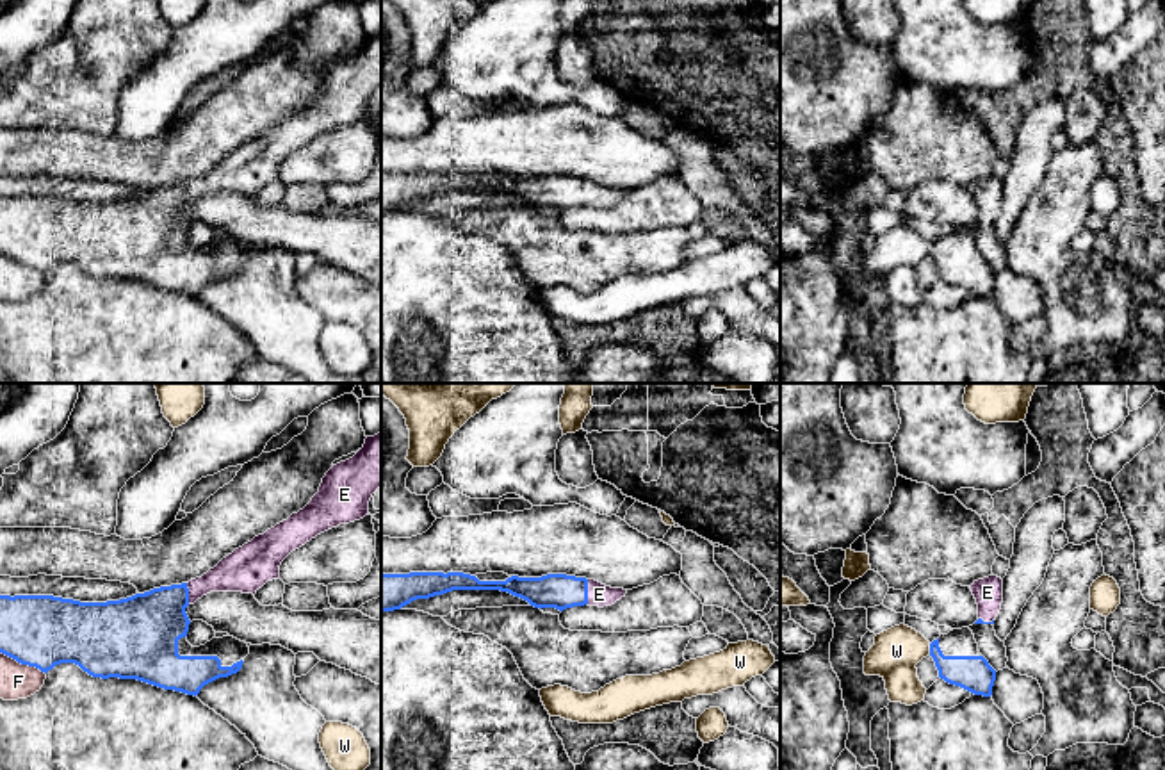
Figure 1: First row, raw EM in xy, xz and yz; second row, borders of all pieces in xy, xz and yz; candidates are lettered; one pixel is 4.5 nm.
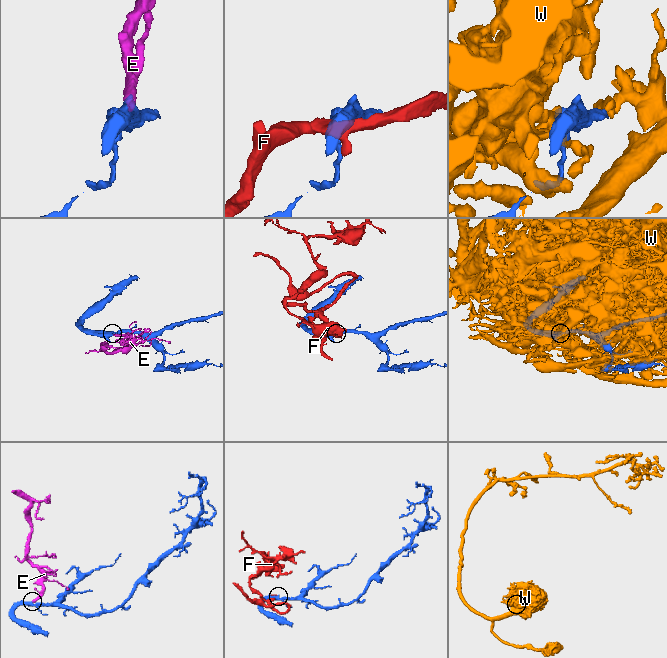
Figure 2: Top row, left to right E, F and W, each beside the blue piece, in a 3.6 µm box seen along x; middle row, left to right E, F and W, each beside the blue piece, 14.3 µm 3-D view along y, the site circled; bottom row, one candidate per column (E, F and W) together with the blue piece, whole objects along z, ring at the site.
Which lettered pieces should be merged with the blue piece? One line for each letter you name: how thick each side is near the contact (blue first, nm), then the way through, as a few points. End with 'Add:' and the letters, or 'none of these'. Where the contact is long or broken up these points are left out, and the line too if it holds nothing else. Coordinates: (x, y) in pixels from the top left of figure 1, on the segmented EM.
E: calibres 160 and 100 nm
Add: E

